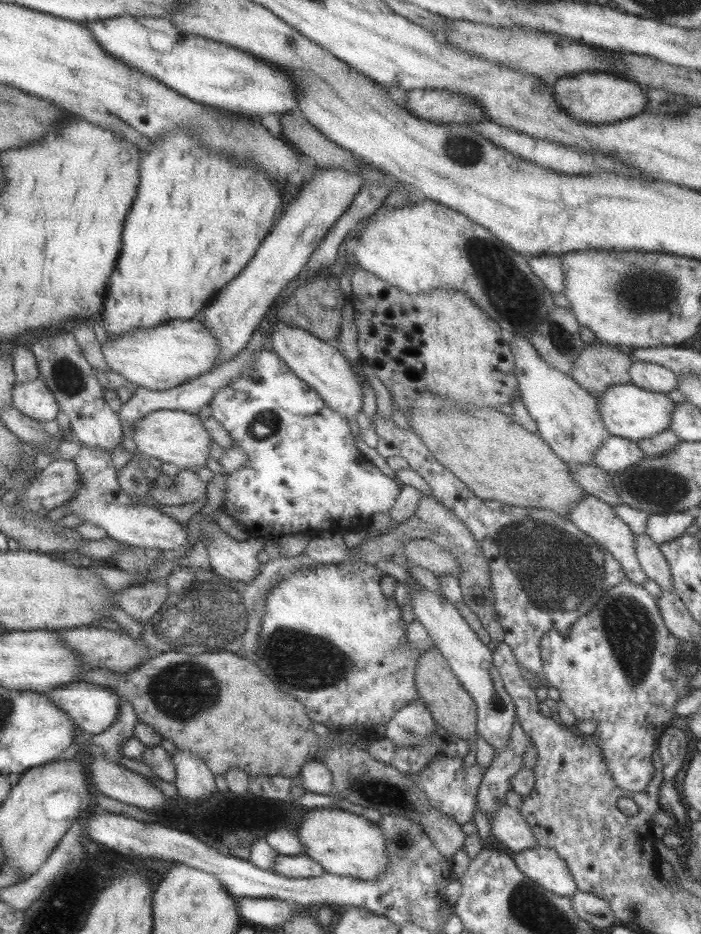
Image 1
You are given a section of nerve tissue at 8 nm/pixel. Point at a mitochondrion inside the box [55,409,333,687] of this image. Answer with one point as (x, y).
(209, 614)

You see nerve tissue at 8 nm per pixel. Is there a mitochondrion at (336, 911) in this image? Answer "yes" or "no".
no

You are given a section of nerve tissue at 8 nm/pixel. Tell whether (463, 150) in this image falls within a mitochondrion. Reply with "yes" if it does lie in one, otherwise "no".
yes

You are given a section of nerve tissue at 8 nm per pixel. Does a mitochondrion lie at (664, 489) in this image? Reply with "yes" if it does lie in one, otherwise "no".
yes

